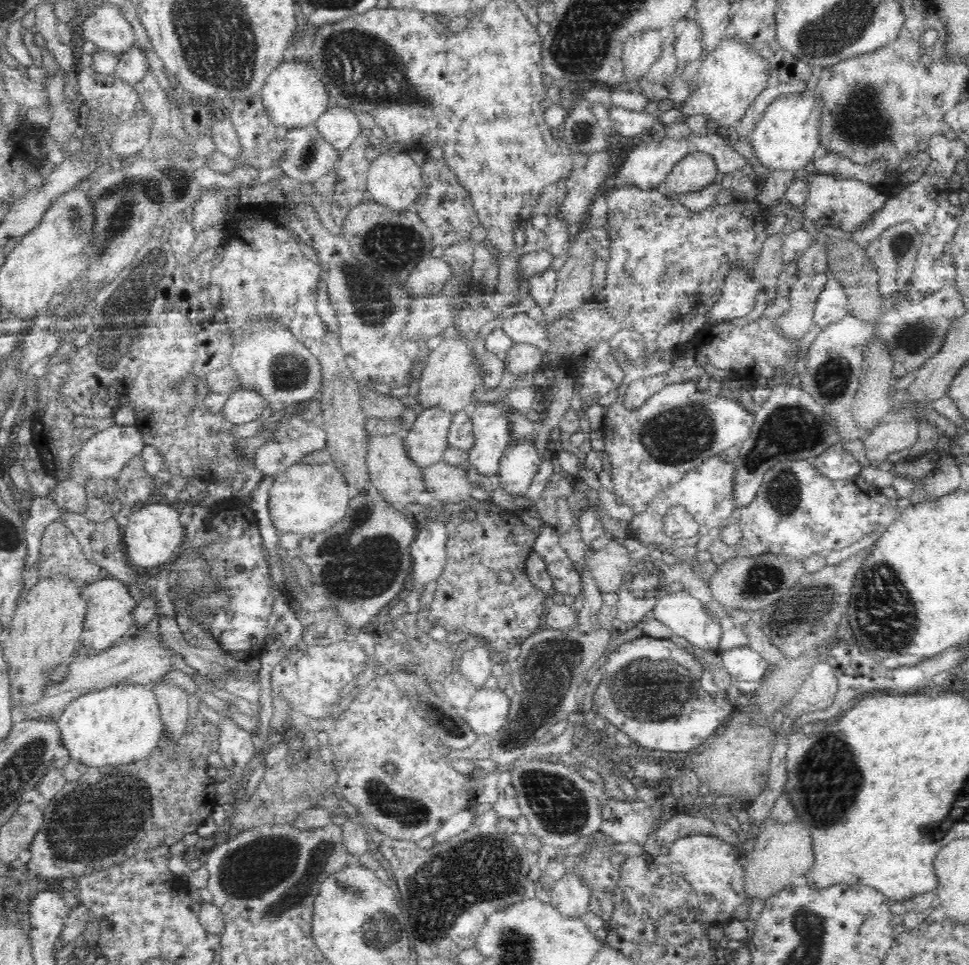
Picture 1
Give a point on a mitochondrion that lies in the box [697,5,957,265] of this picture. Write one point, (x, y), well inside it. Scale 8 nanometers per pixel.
(871, 125)

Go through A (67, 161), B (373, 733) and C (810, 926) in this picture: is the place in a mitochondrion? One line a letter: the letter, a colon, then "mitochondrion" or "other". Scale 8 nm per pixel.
A: other
B: other
C: mitochondrion

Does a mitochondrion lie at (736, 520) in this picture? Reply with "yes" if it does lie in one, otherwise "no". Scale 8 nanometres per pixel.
no

